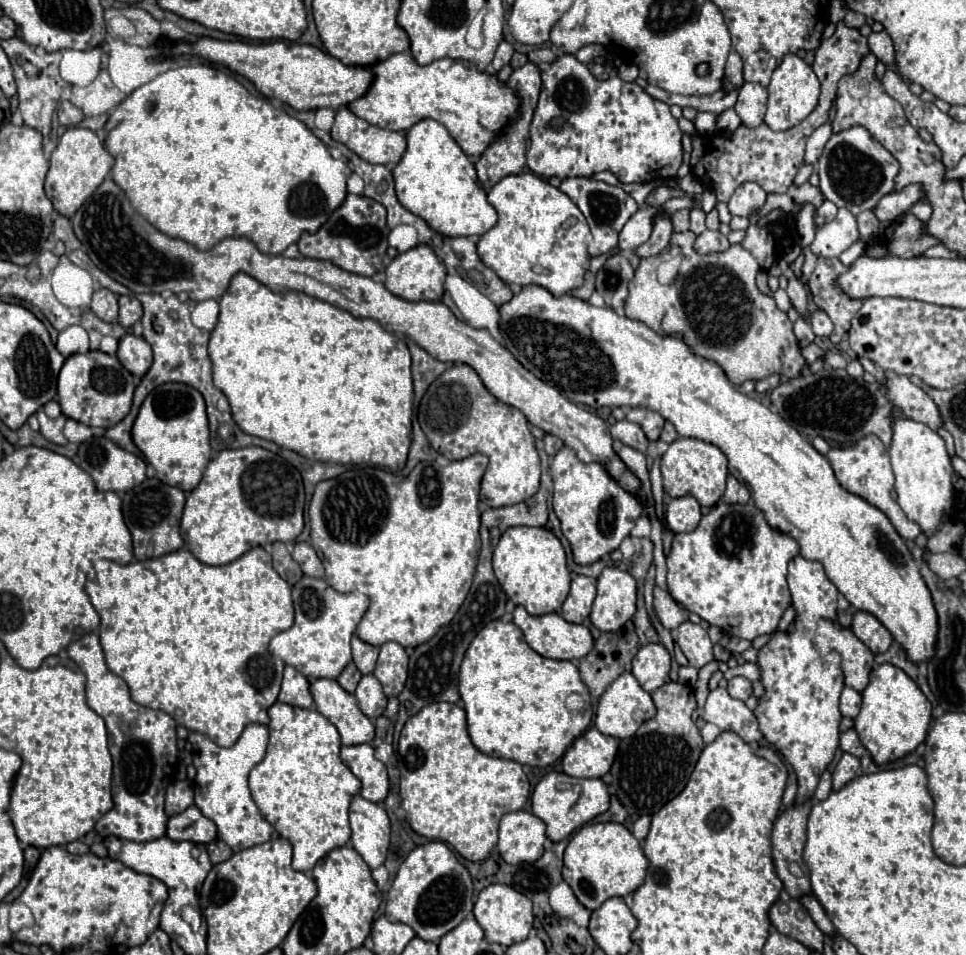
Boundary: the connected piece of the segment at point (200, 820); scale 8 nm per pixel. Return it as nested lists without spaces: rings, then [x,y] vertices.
[[[195,805],[185,809],[179,815],[173,815],[167,825],[167,837],[173,841],[191,841],[191,843],[209,843],[217,835],[217,827],[207,819]]]

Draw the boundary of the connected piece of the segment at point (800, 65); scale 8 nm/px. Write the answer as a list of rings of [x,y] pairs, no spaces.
[[[789,53],[783,57],[779,67],[773,71],[767,91],[769,91],[769,101],[767,101],[765,123],[773,131],[785,131],[785,129],[801,123],[801,119],[805,119],[813,111],[813,107],[817,105],[817,99],[819,99],[819,81],[817,81],[817,75],[813,73],[813,69],[801,57]]]

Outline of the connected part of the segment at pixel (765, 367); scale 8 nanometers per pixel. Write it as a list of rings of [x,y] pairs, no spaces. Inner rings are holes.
[[[693,231],[671,235],[671,245],[679,247],[683,261],[675,281],[669,285],[661,285],[655,269],[649,269],[649,263],[641,259],[629,283],[625,315],[643,321],[655,333],[681,337],[695,355],[719,363],[735,387],[747,379],[759,381],[773,373],[799,377],[805,359],[801,357],[793,323],[787,319],[787,313],[777,309],[773,297],[757,289],[757,259],[743,245],[731,245],[723,253],[701,255],[693,243]]]

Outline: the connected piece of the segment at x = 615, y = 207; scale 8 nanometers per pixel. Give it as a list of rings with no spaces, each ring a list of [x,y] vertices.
[[[571,177],[565,179],[559,187],[565,195],[569,195],[569,199],[581,209],[581,213],[585,215],[589,227],[591,227],[591,243],[589,243],[589,255],[597,257],[603,253],[609,253],[611,249],[617,247],[619,241],[619,227],[623,225],[623,221],[629,221],[629,217],[639,209],[639,205],[635,203],[635,199],[625,193],[621,187],[613,187],[607,185],[603,181],[593,181],[587,177]]]

